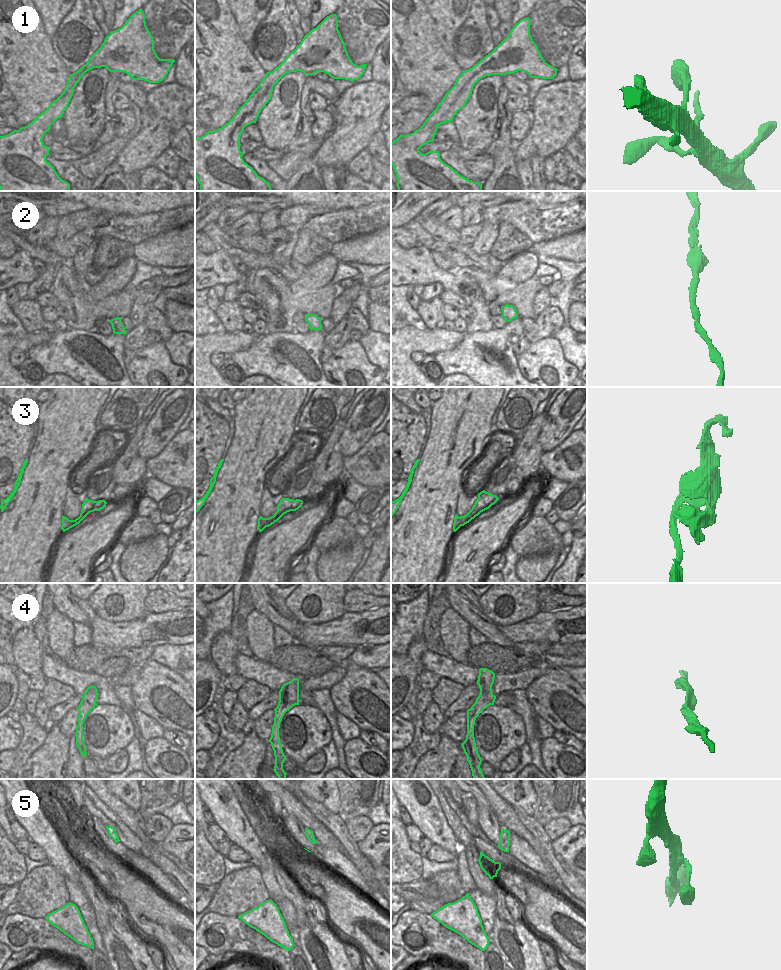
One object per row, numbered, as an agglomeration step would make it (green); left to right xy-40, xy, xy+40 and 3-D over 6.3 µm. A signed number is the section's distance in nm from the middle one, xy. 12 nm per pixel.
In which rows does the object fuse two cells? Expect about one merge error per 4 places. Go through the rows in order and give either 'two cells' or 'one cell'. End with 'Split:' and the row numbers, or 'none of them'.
1: one cell
2: one cell
3: two cells
4: one cell
5: one cell
Split: 3

